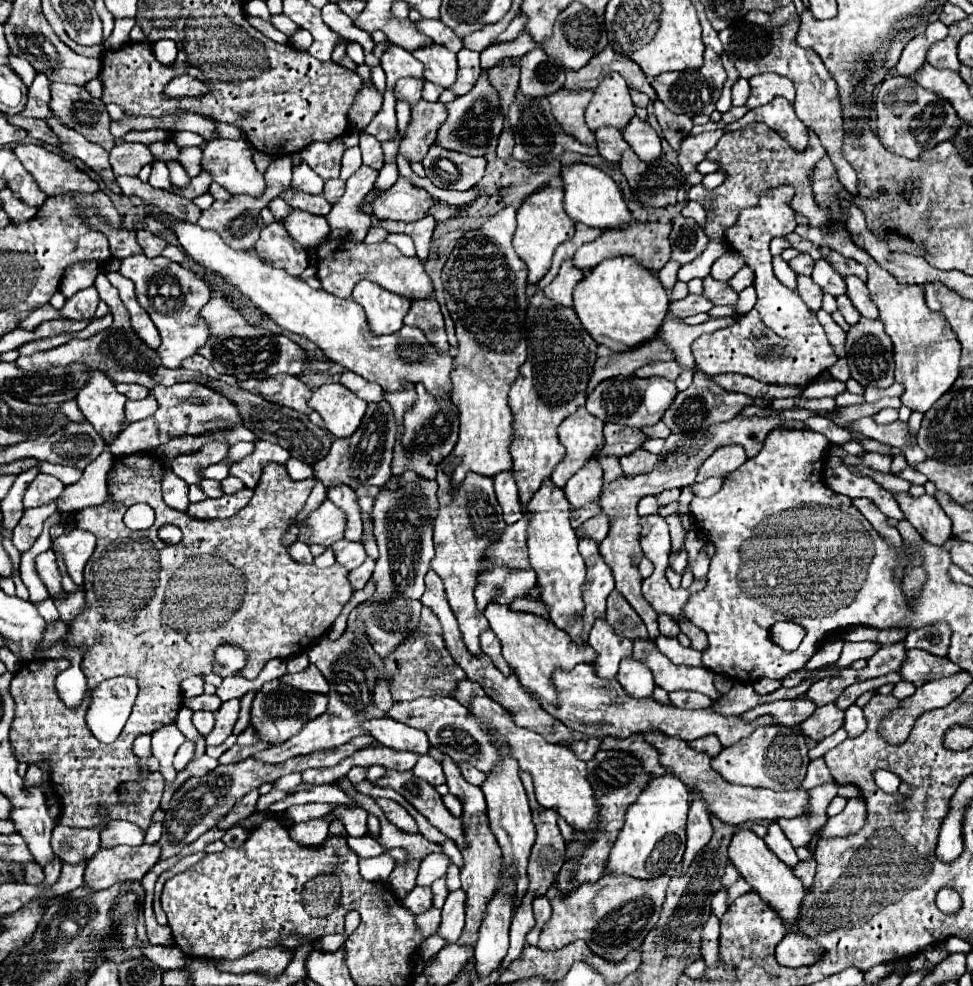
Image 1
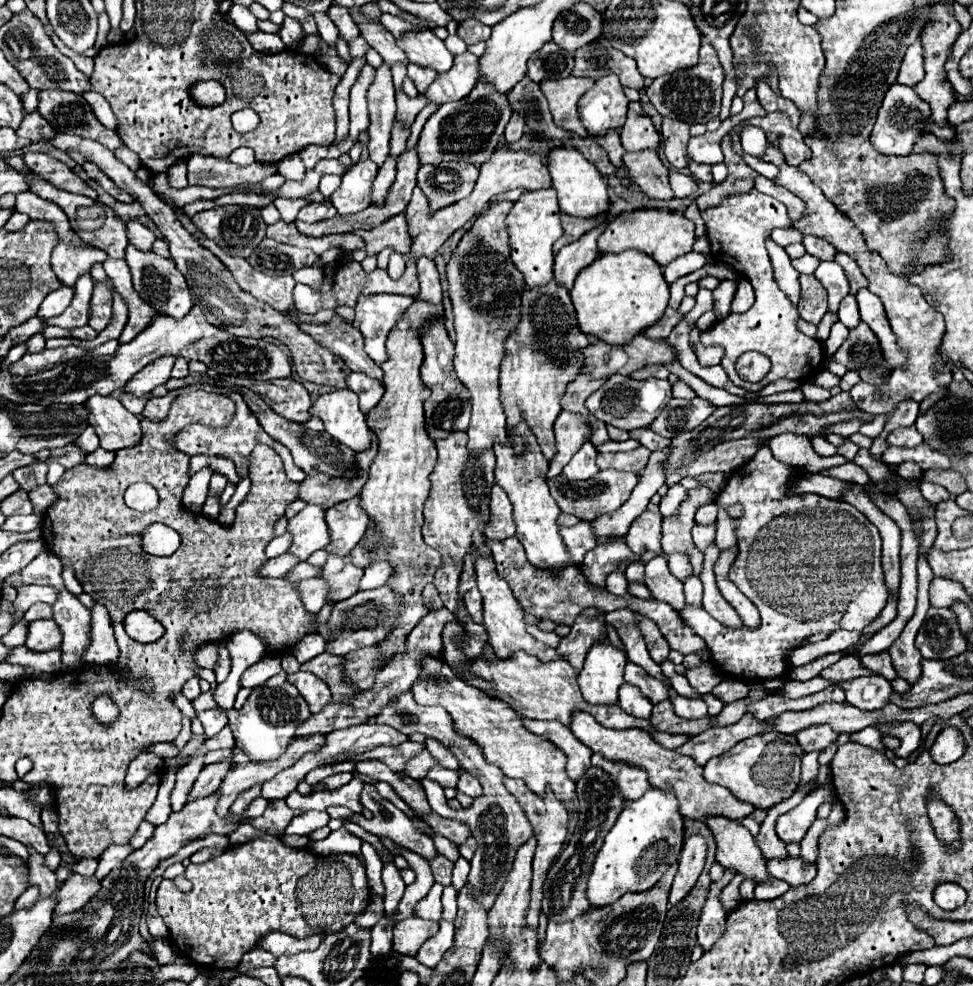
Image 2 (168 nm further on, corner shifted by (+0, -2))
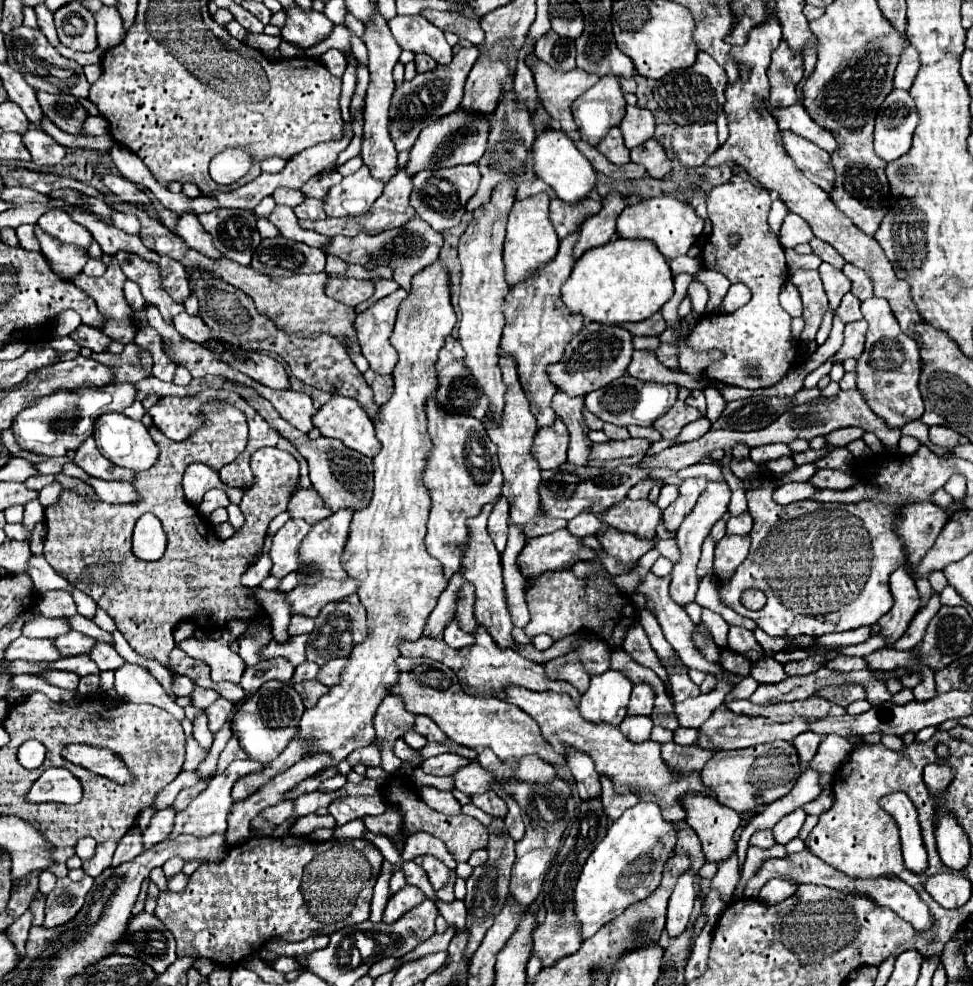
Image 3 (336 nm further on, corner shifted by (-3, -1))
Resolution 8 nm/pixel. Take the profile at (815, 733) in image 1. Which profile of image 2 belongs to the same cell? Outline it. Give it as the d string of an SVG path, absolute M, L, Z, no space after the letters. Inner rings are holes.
M815 724L815 726L809 726L801 732L797 732L795 736L805 752L813 752L813 750L831 746L839 734L833 732L833 728L829 728L829 724Z

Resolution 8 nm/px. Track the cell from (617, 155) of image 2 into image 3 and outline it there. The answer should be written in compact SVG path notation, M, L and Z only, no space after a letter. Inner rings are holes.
M612 127L612 129L608 131L608 135L600 141L600 145L596 145L596 149L598 149L608 161L612 161L614 165L626 165L626 163L630 161L630 151L626 149L618 127Z

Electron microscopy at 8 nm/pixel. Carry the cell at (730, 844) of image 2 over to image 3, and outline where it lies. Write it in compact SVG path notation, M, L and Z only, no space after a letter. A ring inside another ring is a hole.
M684 795L686 823L696 831L706 861L726 861L734 851L734 833L740 815L708 795Z

